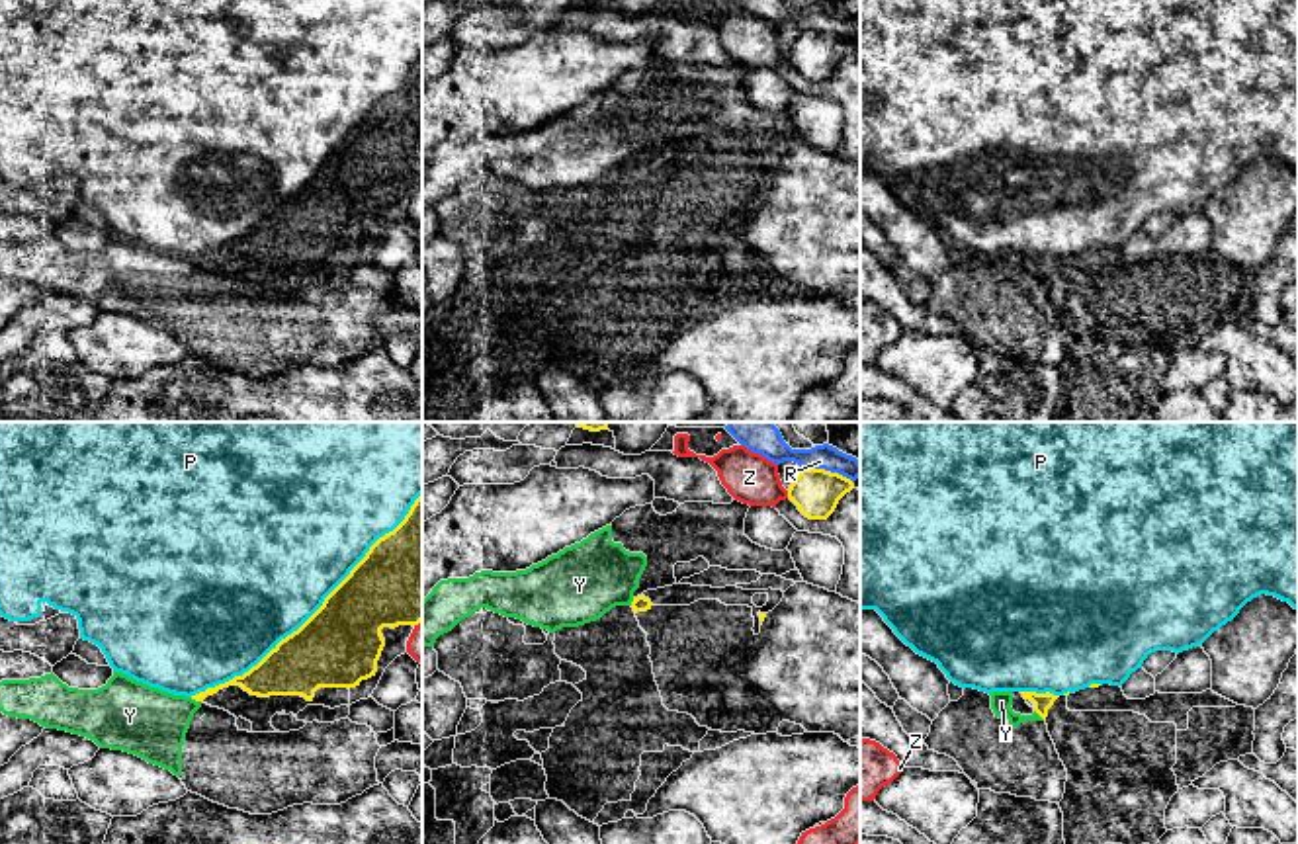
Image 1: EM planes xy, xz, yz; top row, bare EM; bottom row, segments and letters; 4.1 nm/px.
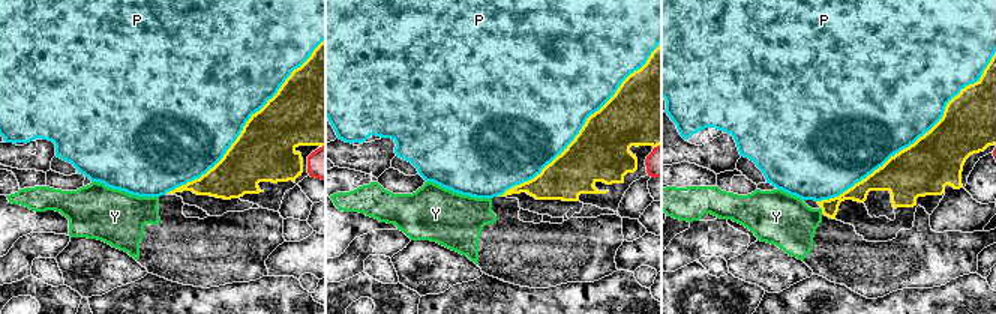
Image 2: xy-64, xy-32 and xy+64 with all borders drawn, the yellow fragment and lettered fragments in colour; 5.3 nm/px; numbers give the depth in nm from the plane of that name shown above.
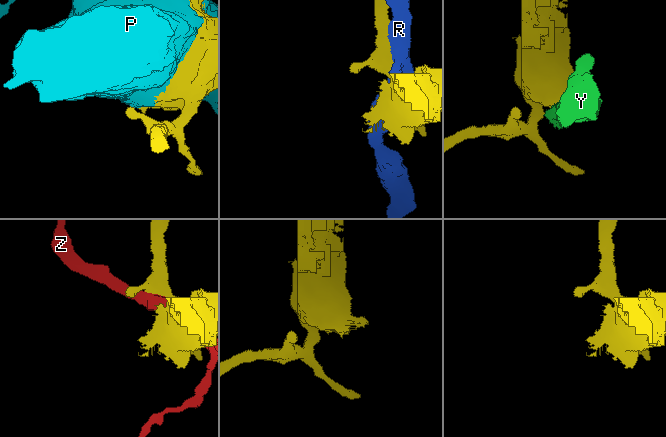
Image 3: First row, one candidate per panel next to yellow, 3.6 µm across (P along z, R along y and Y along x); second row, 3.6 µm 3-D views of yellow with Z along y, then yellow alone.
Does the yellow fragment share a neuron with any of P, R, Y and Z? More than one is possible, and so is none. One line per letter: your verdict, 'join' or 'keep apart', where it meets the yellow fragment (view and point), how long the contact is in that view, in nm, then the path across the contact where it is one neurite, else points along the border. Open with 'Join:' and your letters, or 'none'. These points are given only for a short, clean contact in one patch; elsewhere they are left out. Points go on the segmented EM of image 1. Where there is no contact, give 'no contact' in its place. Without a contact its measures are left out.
Join: none
P: keep apart; contact xy (315, 612); length 1250 nm
R: keep apart; contact xz (827, 471); length 220 nm
Y: keep apart; contact xy (196, 700); length 50 nm; border xy (190, 698), (200, 702)
Z: keep apart; contact xz (788, 495); length 30 nm

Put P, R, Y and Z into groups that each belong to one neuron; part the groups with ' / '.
P / R / Y / Z

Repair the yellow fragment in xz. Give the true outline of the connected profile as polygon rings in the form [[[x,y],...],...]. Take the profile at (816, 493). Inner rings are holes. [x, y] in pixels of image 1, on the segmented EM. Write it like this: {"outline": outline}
{"outline": [[[801,469],[788,488],[788,498],[809,520],[827,520],[854,483],[825,469]]]}

